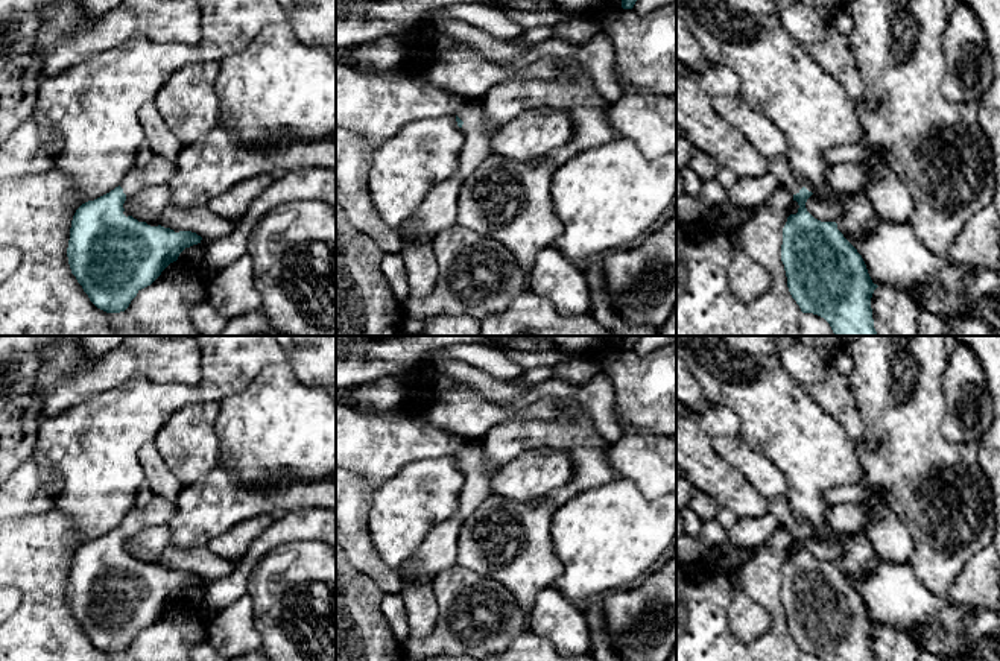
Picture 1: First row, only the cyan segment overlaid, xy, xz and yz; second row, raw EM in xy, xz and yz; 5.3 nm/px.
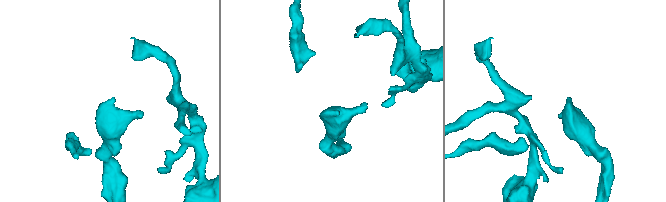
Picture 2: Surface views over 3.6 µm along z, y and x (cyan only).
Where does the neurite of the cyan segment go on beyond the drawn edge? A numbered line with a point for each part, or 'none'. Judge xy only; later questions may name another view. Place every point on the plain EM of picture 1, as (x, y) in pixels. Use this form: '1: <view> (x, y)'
1: xy (160, 509)

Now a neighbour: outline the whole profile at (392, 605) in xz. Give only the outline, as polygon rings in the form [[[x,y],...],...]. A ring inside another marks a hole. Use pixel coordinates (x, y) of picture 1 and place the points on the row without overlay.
[[[401,593],[384,594],[380,609],[389,621],[389,626],[400,643],[406,643],[410,638],[407,625],[407,611]]]

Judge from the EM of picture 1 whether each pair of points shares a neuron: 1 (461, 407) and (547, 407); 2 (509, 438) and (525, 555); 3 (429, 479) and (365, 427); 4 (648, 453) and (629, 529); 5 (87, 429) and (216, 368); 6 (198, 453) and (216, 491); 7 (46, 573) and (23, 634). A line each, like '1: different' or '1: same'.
1: same
2: same
3: different
4: different
5: same
6: different
7: same

